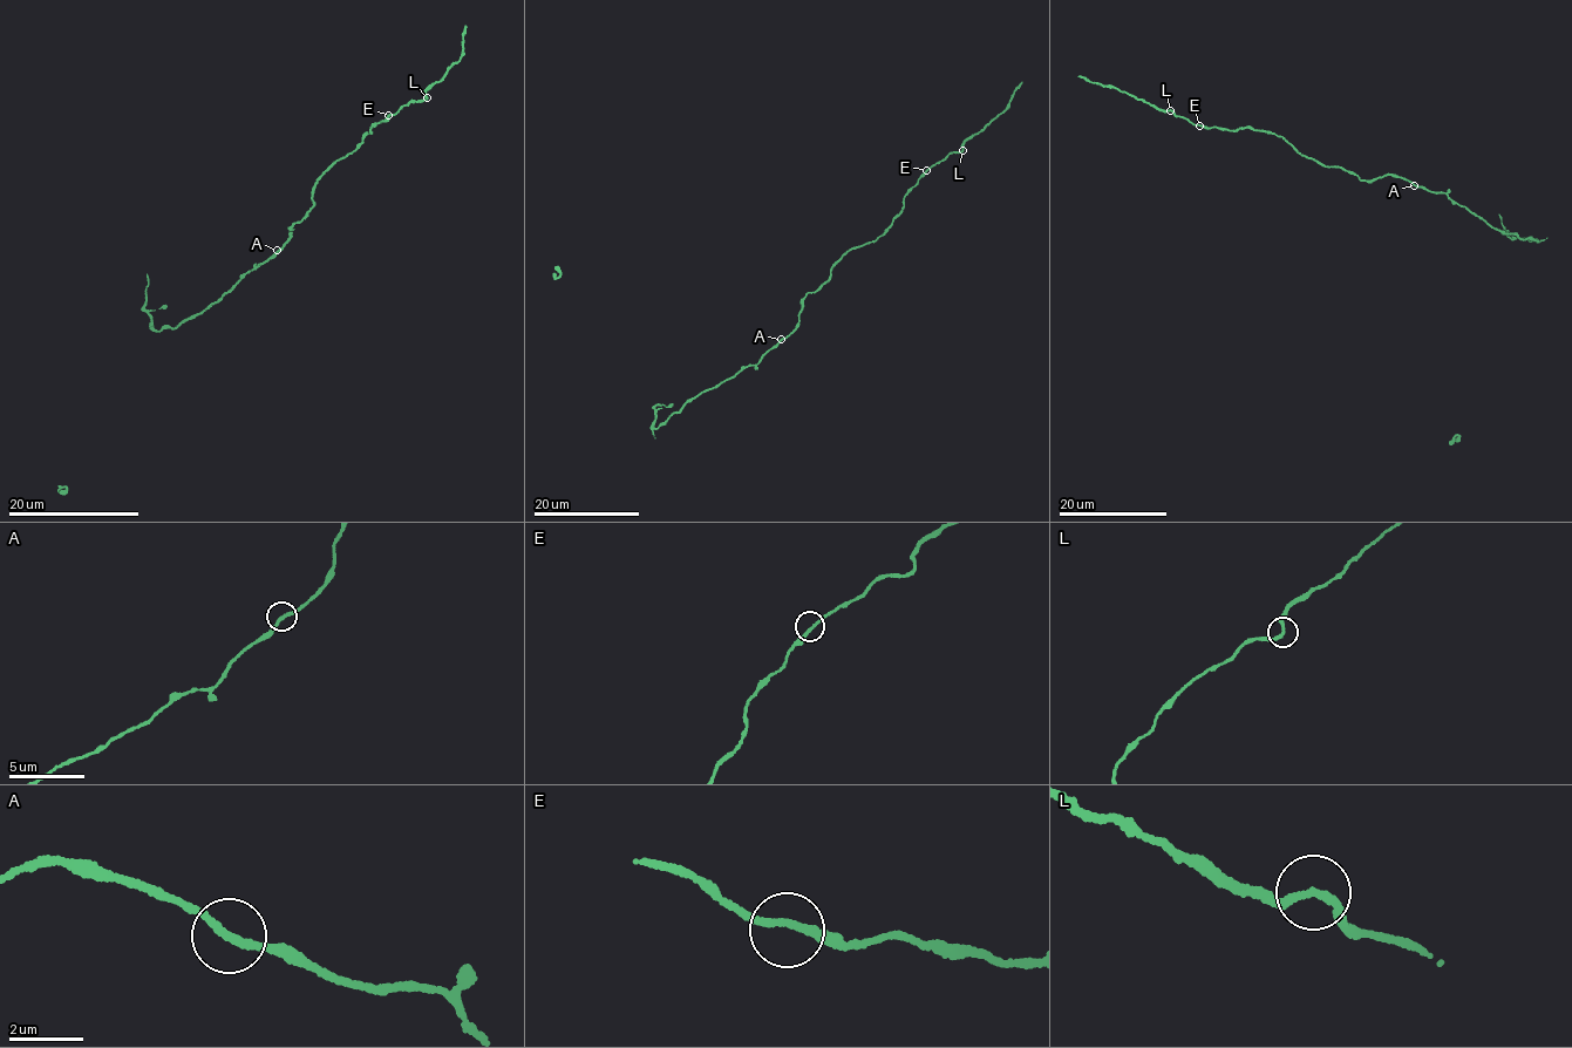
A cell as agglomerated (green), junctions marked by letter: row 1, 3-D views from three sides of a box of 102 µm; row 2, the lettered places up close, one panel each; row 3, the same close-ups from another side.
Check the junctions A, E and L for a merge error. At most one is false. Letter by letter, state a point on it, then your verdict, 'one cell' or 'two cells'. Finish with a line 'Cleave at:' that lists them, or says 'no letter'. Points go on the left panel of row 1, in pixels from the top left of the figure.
A: (277, 250) | one cell
E: (388, 115) | one cell
L: (427, 97) | one cell
Cleave at: no letter

